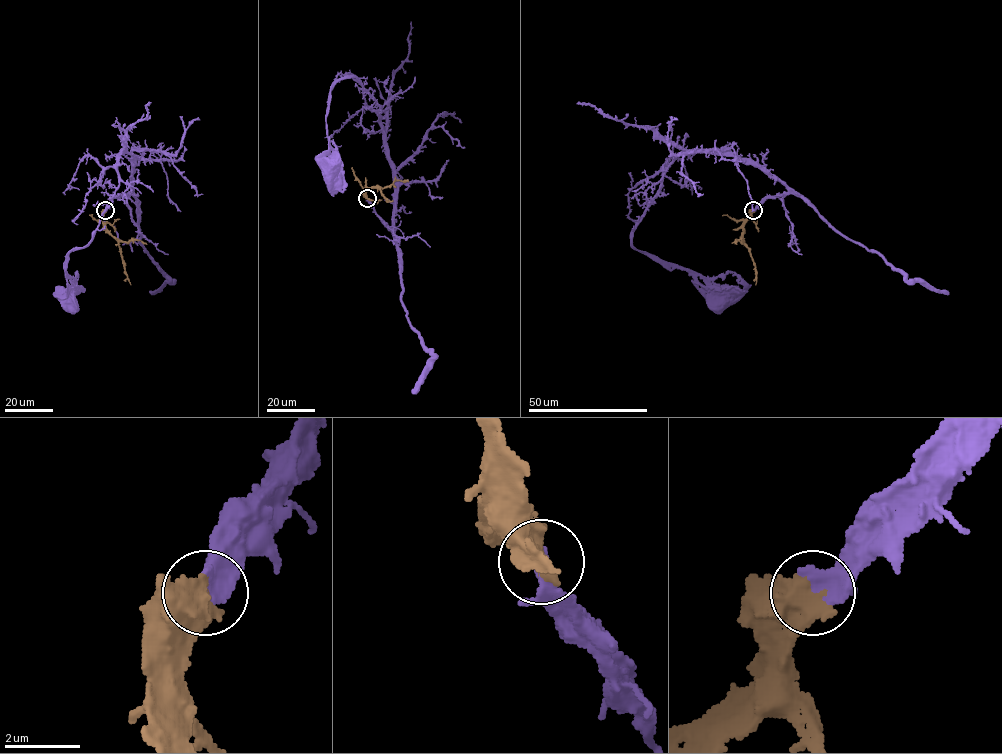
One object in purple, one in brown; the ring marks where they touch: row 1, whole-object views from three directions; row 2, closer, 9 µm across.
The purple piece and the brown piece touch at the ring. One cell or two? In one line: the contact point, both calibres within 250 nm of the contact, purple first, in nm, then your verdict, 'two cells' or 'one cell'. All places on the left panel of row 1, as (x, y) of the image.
place (105, 210); calibres 300 and 550 nm; one cell

